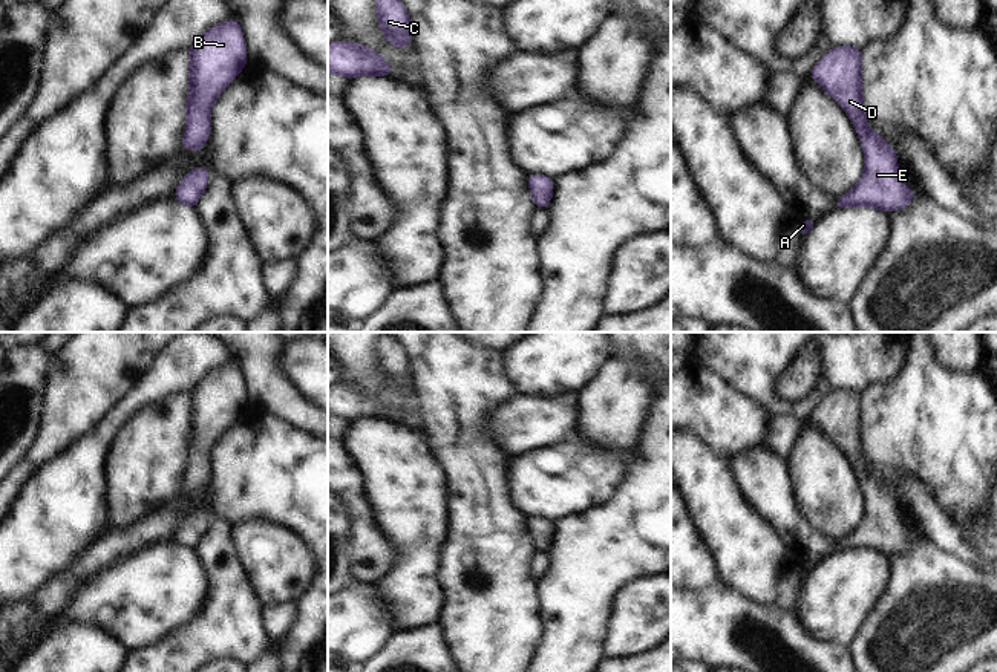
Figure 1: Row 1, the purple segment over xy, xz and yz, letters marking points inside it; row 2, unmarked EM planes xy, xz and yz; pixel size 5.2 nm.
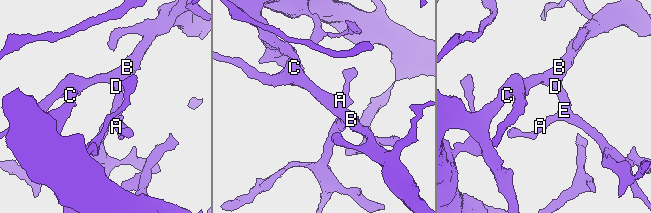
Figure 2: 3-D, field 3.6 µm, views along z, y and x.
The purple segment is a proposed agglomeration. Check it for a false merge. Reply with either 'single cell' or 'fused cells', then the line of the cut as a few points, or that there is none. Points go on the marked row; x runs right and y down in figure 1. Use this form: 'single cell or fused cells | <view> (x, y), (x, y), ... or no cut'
single cell | no cut

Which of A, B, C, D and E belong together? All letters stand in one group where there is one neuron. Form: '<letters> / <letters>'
A B C D E

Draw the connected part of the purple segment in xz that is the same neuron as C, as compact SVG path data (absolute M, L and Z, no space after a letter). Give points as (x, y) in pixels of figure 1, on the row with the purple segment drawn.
M377 0L375 12L380 20L380 32L389 44L407 49L412 41L409 14L400 0Z

